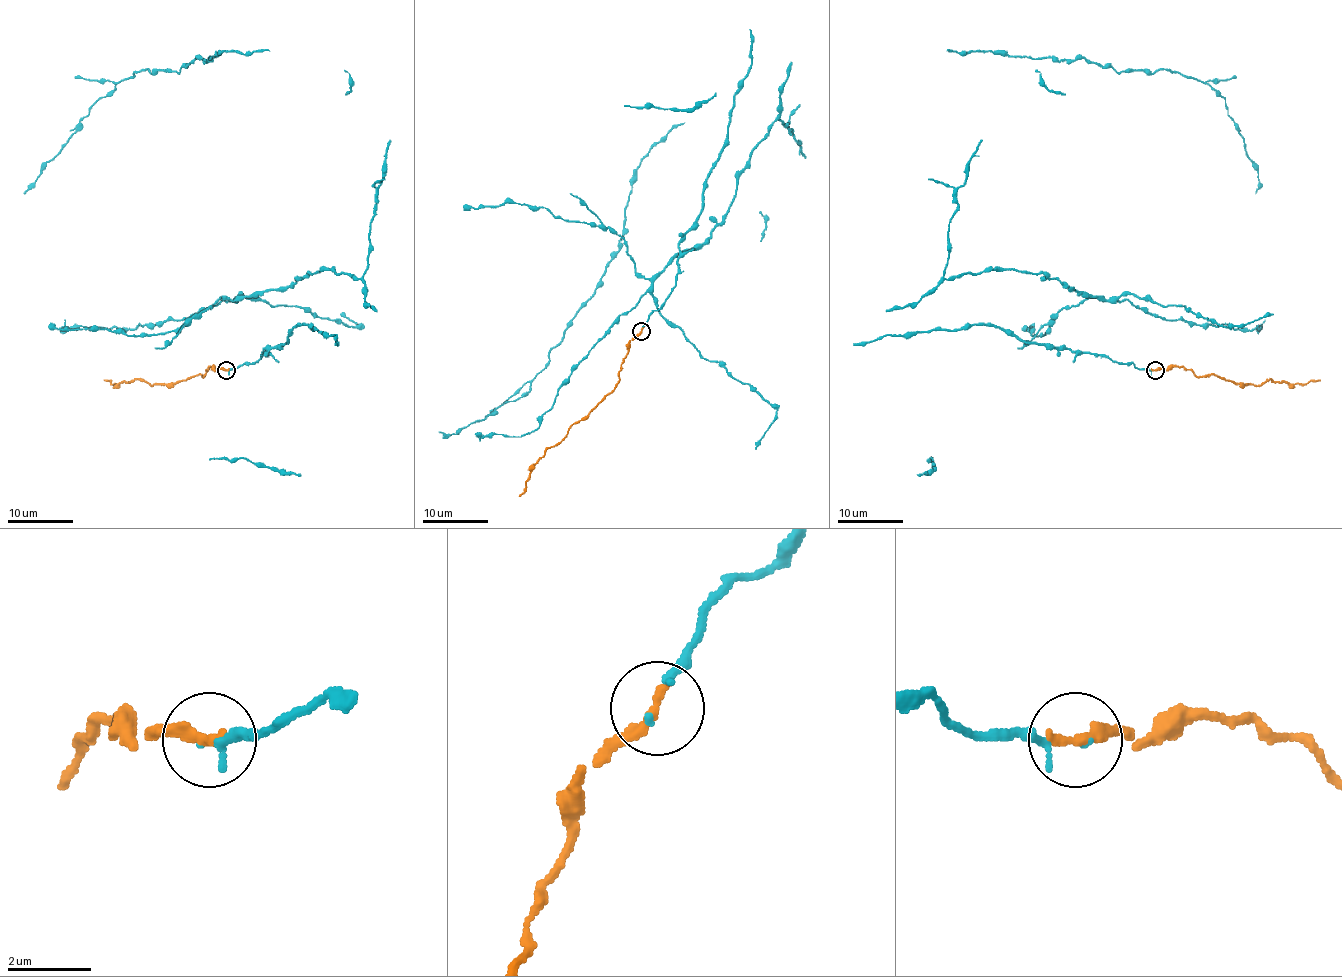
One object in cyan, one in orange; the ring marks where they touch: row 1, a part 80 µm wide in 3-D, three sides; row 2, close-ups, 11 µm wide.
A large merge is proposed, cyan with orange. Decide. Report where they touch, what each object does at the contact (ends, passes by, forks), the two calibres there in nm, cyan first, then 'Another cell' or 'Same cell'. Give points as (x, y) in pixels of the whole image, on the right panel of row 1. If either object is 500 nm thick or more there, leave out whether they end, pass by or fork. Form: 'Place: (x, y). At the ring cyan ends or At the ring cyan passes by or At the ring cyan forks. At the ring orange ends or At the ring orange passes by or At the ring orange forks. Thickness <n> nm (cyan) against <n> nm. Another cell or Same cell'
Place: (1155, 370). At the ring cyan passes by. At the ring orange ends. Thickness 70 nm (cyan) against 320 nm. Same cell

